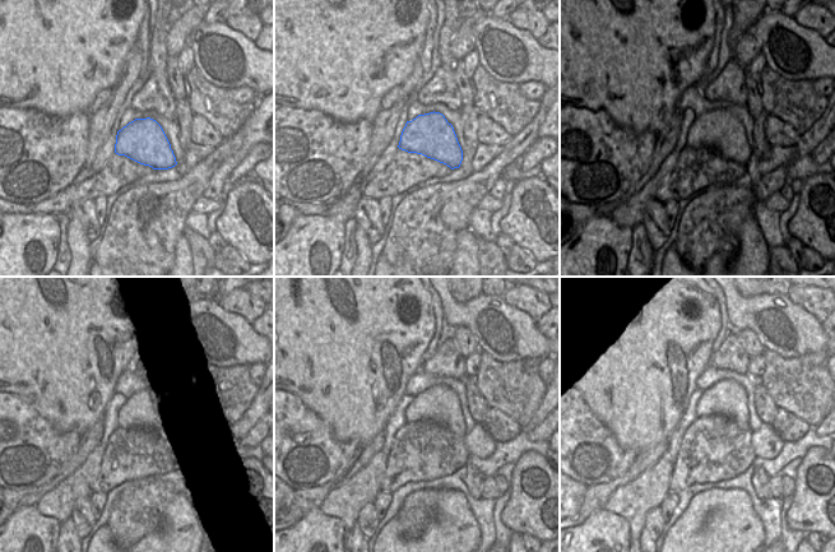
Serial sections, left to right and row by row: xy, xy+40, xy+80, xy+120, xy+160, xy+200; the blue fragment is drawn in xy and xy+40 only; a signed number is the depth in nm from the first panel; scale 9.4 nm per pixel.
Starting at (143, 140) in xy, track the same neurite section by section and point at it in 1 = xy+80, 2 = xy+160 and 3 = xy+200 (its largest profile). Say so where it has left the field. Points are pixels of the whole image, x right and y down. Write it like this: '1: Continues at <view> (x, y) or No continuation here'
1: Continues at xy+80 (719, 130)
2: Continues at xy+160 (439, 403)
3: Continues at xy+200 (728, 398)

